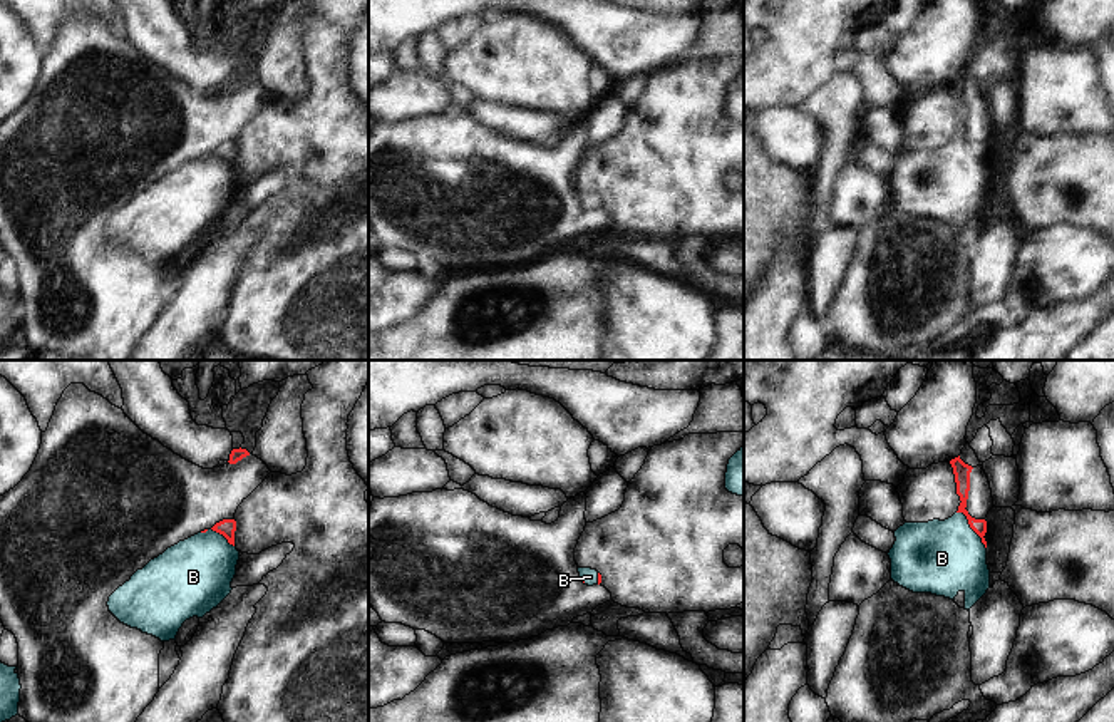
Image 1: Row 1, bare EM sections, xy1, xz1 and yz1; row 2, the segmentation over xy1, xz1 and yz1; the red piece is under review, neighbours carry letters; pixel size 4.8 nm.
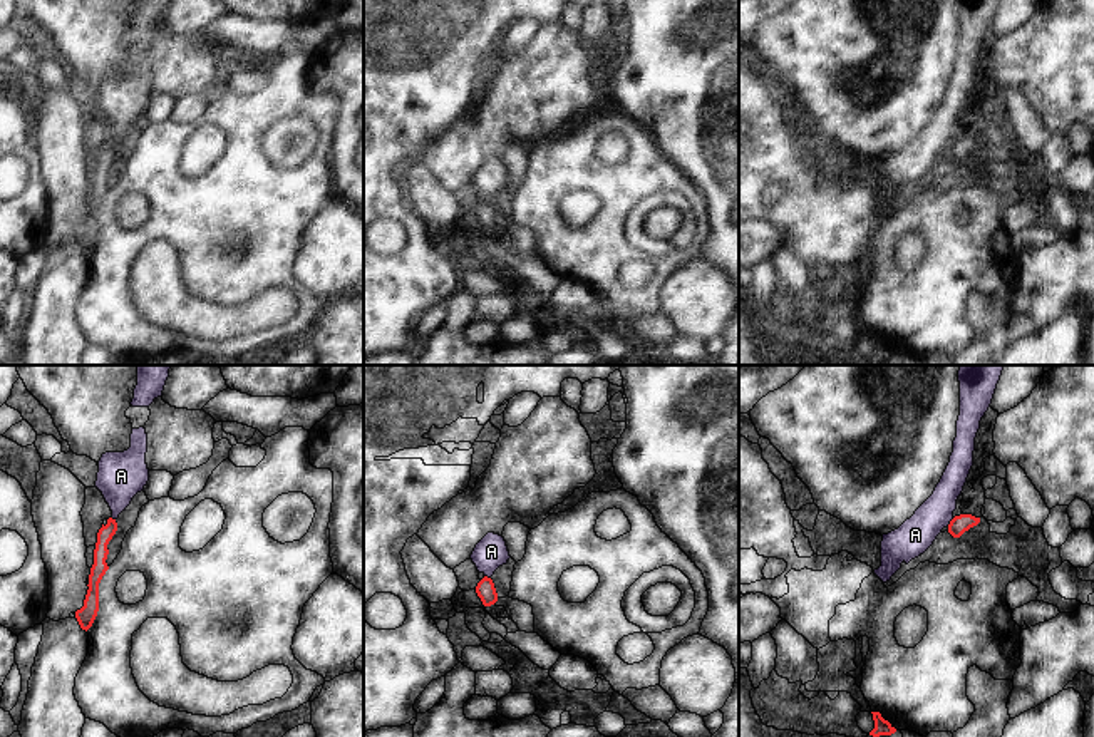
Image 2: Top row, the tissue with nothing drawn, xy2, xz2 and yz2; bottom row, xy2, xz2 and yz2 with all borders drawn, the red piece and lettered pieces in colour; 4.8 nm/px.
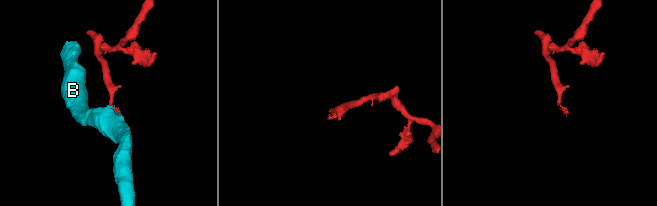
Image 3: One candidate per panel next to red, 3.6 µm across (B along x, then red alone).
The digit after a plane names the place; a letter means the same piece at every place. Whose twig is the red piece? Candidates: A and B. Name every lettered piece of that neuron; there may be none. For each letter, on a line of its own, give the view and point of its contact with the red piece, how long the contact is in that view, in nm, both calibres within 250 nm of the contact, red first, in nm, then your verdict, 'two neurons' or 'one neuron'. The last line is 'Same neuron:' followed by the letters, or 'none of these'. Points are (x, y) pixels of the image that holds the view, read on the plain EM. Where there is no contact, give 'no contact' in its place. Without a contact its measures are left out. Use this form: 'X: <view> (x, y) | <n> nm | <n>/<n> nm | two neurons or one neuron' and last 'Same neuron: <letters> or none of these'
A: yz2 (950, 146) | 50 nm | 90/170 nm | two neurons
B: yz1 (970, 151) | 240 nm | 80/360 nm | one neuron
Same neuron: B

